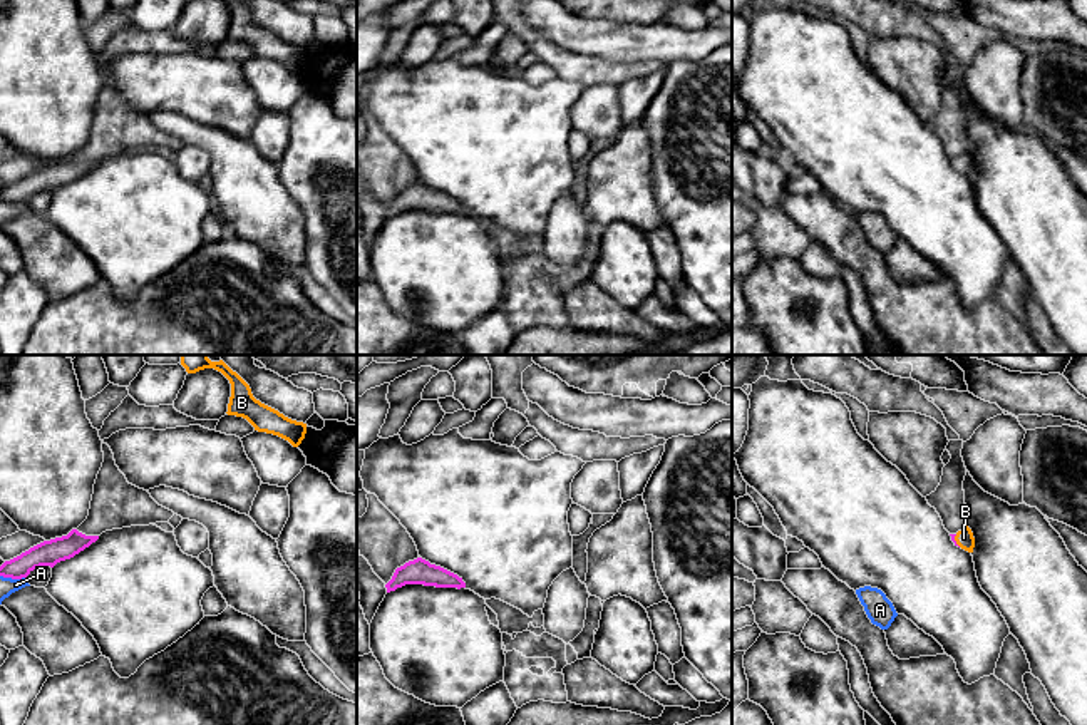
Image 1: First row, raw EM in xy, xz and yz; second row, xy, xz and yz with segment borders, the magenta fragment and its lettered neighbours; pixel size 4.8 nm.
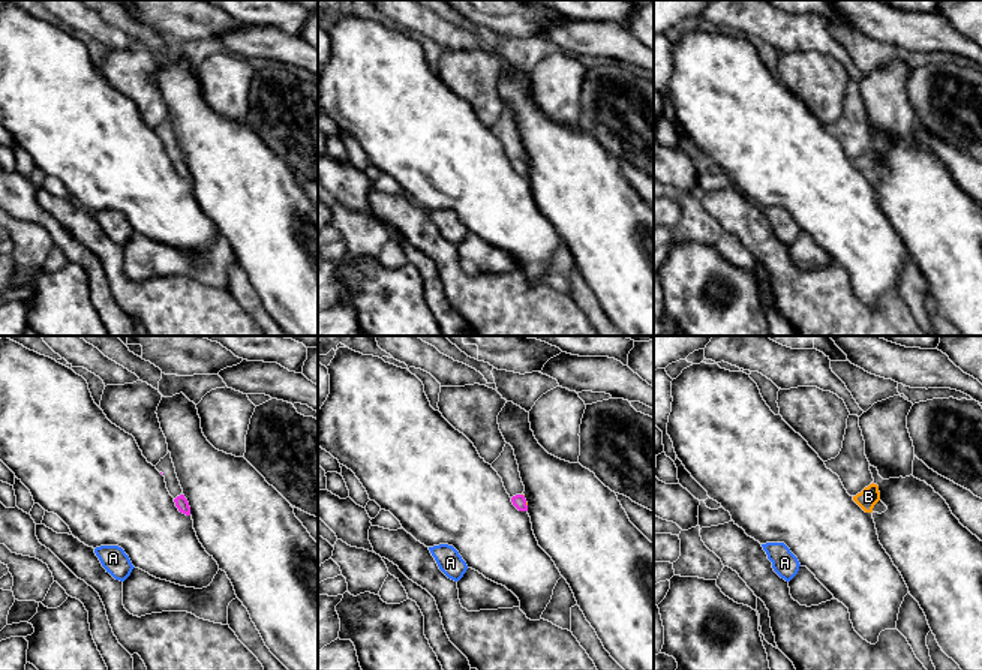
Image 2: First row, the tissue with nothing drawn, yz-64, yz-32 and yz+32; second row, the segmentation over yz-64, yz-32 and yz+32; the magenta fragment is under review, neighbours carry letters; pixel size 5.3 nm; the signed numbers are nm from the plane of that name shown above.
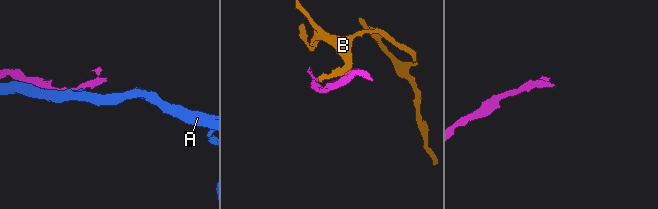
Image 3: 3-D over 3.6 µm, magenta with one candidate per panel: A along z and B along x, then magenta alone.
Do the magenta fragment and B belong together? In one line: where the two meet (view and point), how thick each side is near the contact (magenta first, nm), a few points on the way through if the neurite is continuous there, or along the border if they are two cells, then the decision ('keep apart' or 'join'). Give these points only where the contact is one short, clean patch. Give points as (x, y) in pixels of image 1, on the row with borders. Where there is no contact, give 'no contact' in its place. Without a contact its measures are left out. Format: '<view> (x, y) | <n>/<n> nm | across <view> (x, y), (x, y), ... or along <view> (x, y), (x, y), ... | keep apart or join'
yz (955, 541) | 20/90 nm | across yz (950, 534), (955, 541), (963, 538) | join

